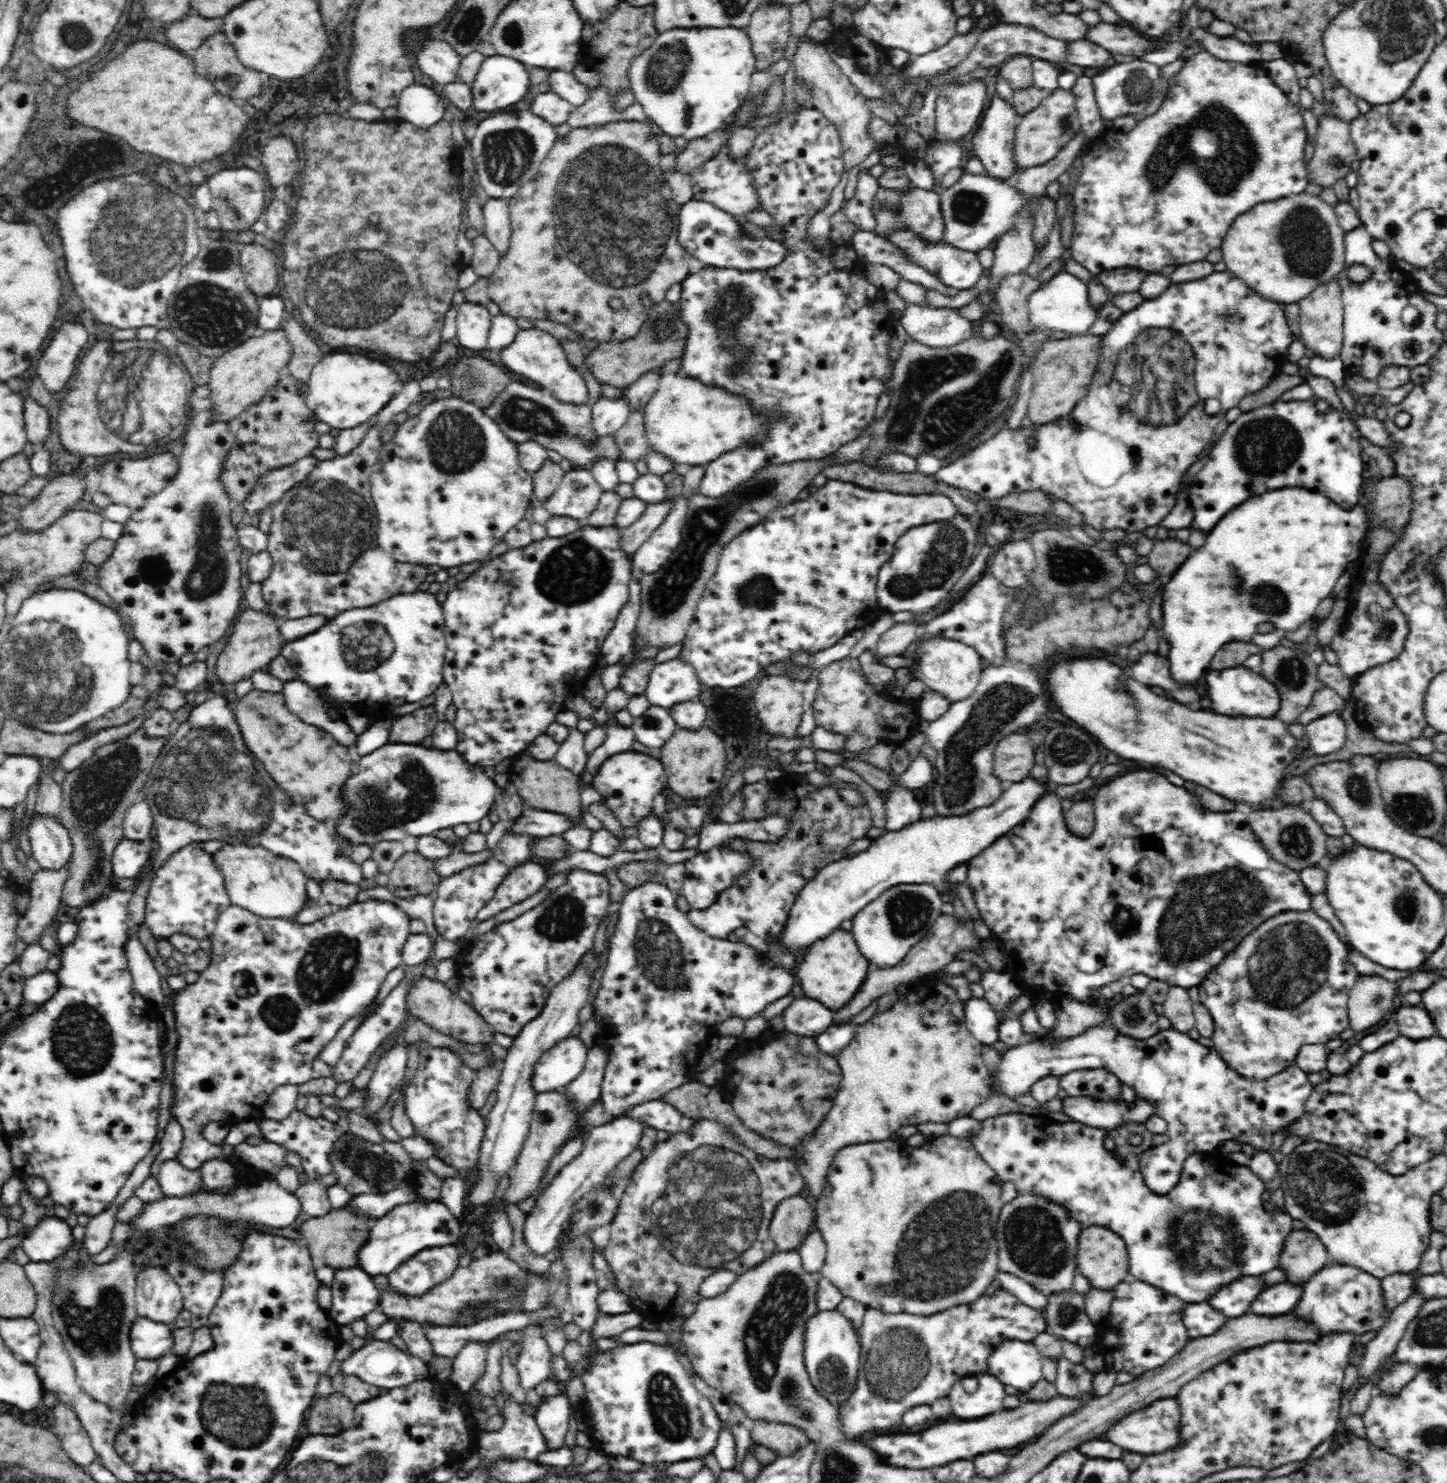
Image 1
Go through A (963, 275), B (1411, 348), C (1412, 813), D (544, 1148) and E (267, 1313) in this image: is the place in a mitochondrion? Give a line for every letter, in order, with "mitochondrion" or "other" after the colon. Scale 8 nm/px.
A: other
B: other
C: mitochondrion
D: other
E: other

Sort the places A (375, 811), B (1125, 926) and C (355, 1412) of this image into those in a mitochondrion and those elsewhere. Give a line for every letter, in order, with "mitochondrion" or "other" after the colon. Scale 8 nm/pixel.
A: mitochondrion
B: mitochondrion
C: other

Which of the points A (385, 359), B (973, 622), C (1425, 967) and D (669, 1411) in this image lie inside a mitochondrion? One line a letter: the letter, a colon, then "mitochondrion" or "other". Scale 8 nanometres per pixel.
A: other
B: other
C: other
D: mitochondrion

